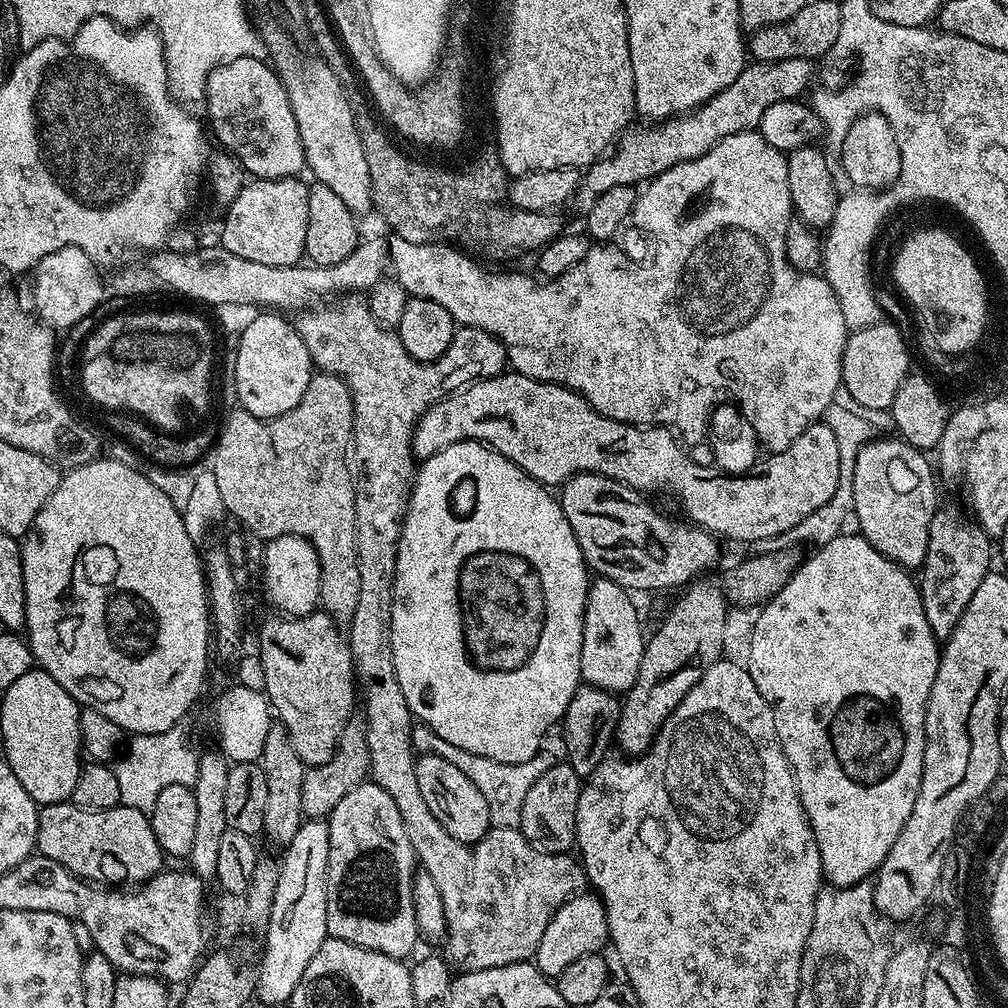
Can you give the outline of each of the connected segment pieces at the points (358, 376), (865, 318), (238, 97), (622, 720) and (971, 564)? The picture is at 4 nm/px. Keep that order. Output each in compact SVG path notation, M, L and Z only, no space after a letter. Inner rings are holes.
M344 294L337 299L340 300L337 304L332 304L329 308L320 308L317 312L301 311L300 320L297 319L295 325L300 331L302 342L306 342L306 350L313 365L320 372L342 377L352 392L354 427L350 452L353 457L356 455L357 460L357 464L354 464L354 514L359 593L358 606L347 625L346 635L348 646L352 650L358 688L362 693L362 708L364 704L362 715L366 742L370 746L370 780L371 783L382 786L382 790L386 790L386 794L394 798L394 806L398 806L398 814L402 814L402 826L406 826L406 834L410 838L410 846L414 846L419 867L430 874L430 878L434 878L434 886L438 886L438 894L442 894L442 908L446 910L448 927L446 959L449 965L460 972L477 972L490 970L494 966L523 964L535 957L538 942L542 942L542 934L546 934L550 918L554 918L554 914L566 900L585 887L584 866L575 855L549 852L533 844L519 828L492 828L477 844L463 844L444 829L442 822L438 822L434 814L430 814L430 806L426 806L426 798L422 798L422 790L418 790L417 753L412 746L414 717L406 706L406 698L402 698L402 686L398 686L398 674L394 674L392 657L396 547L400 541L400 526L404 511L408 508L408 495L412 493L412 481L418 467L412 454L412 435L416 423L431 404L437 404L444 396L451 396L473 380L501 375L506 368L504 344L486 330L460 326L457 327L450 346L439 358L416 360L406 354L406 346L402 346L399 335L380 324L369 305L359 298L361 297L356 294Z
M889 188L879 193L880 200L872 201L873 193L868 190L848 190L836 201L834 218L828 224L822 240L822 268L826 279L831 284L842 306L849 329L869 328L885 319L884 312L876 305L876 296L872 293L872 276L868 273L868 247L872 239L880 232L884 219L891 212L903 209L904 203L892 200L894 189Z
M259 56L234 58L219 64L208 76L204 84L203 103L208 104L208 116L212 119L212 132L219 147L233 156L249 177L257 180L277 180L278 178L299 177L305 171L304 147L298 134L298 122L290 106L290 98L280 81L280 73L271 63Z
M708 578L693 579L679 593L681 596L673 602L660 629L647 637L642 666L638 666L638 678L634 686L623 693L620 717L616 723L614 744L625 757L642 756L651 748L666 718L670 718L682 698L690 694L702 674L706 674L706 670L710 670L710 666L717 664L725 655L730 601L717 581L715 584L704 579Z
M937 507L934 518L930 522L926 558L918 572L918 587L922 606L926 610L926 622L930 622L930 630L940 642L947 640L948 635L958 626L962 614L966 614L966 606L970 606L970 598L974 598L974 590L978 590L982 578L986 578L986 574L993 567L993 541L982 531L979 524L971 519L968 520L963 520L956 508Z

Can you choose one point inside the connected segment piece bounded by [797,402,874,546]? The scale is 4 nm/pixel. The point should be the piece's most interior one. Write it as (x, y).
(853, 432)

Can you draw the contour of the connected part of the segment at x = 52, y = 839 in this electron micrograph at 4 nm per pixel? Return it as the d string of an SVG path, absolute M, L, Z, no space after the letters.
M65 802L43 805L39 813L36 852L58 862L64 868L69 868L76 876L91 877L92 867L95 866L96 860L102 859L103 856L109 865L101 866L102 875L110 875L112 868L120 864L125 878L133 880L133 885L136 886L151 880L165 867L165 854L158 846L158 838L154 838L152 821L145 813L136 809L121 806L90 810Z

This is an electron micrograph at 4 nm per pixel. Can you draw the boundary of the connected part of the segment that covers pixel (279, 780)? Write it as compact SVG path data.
M272 722L269 726L269 734L266 735L266 744L264 749L262 749L262 754L258 761L261 770L266 774L266 791L268 791L269 796L266 798L266 818L264 819L264 830L263 835L265 837L269 836L274 843L280 844L279 846L286 846L290 842L290 838L294 838L294 834L298 834L298 826L304 823L306 817L304 811L302 810L302 778L304 777L305 764L302 762L302 758L298 758L298 750L294 750L294 742L290 742L290 734L284 728L283 724L279 722Z

